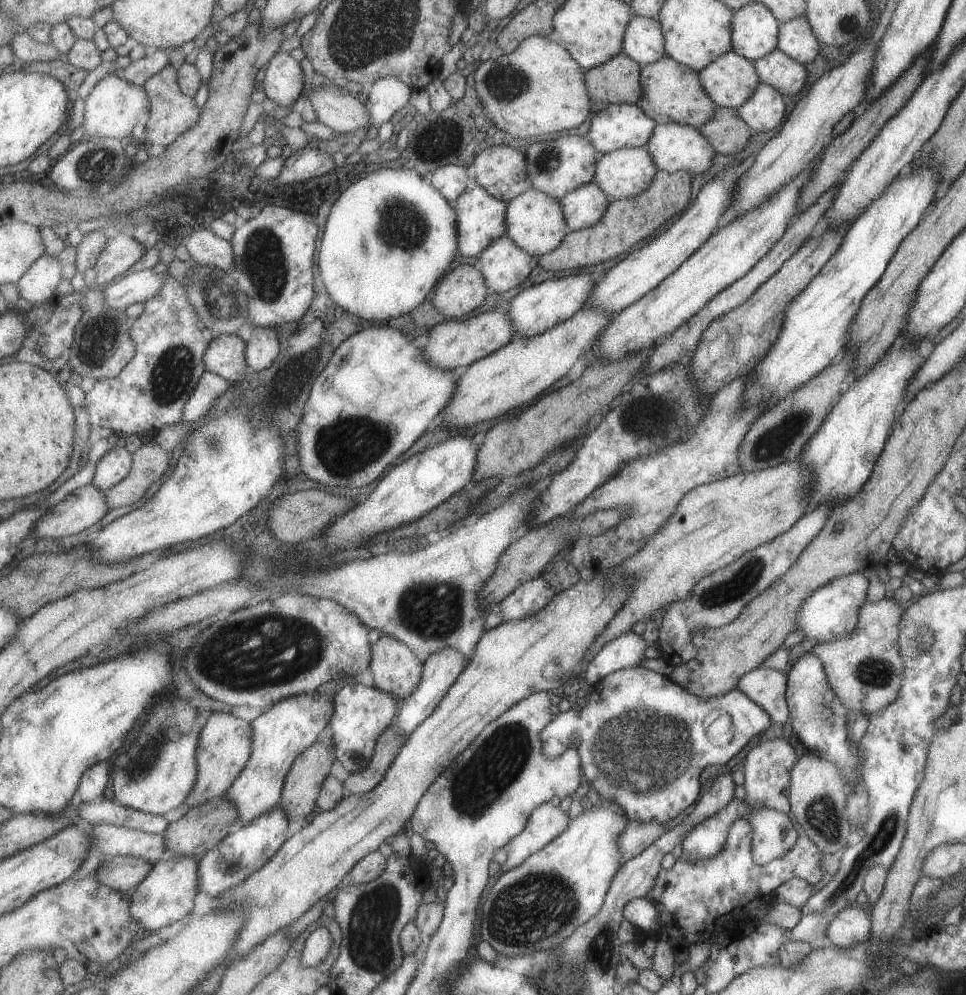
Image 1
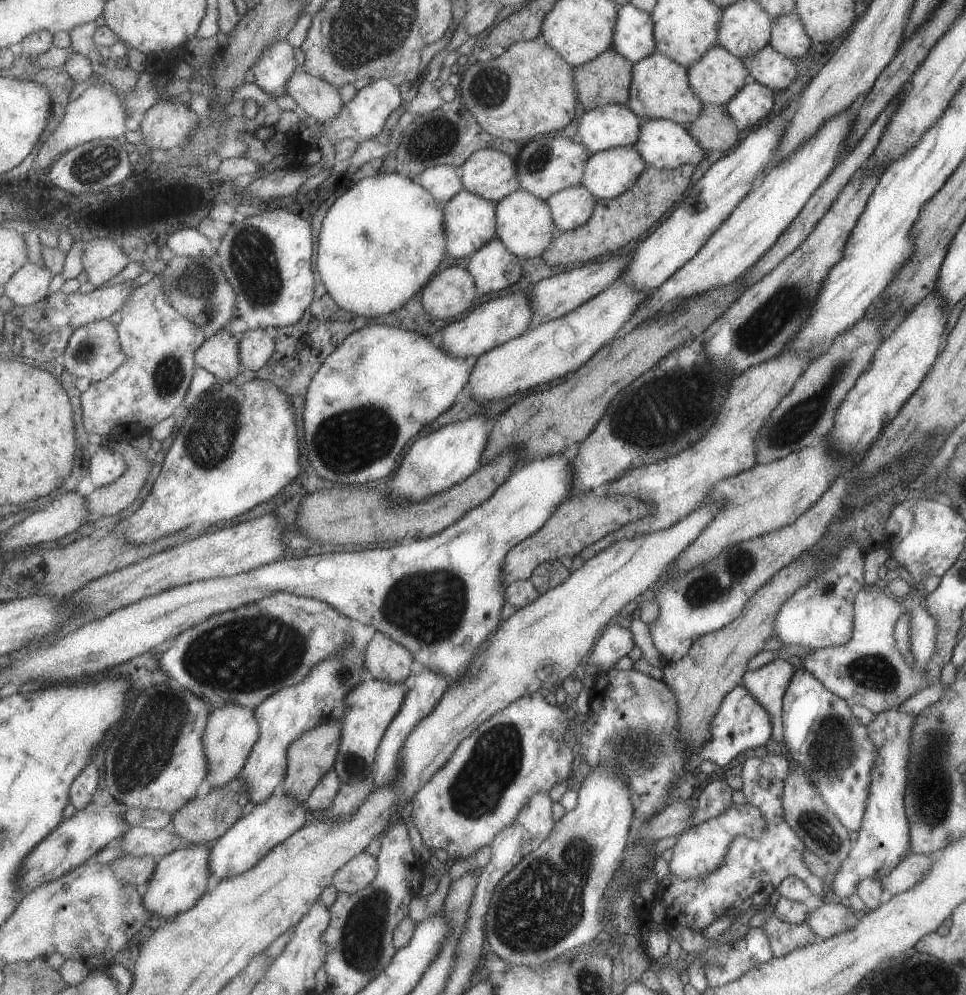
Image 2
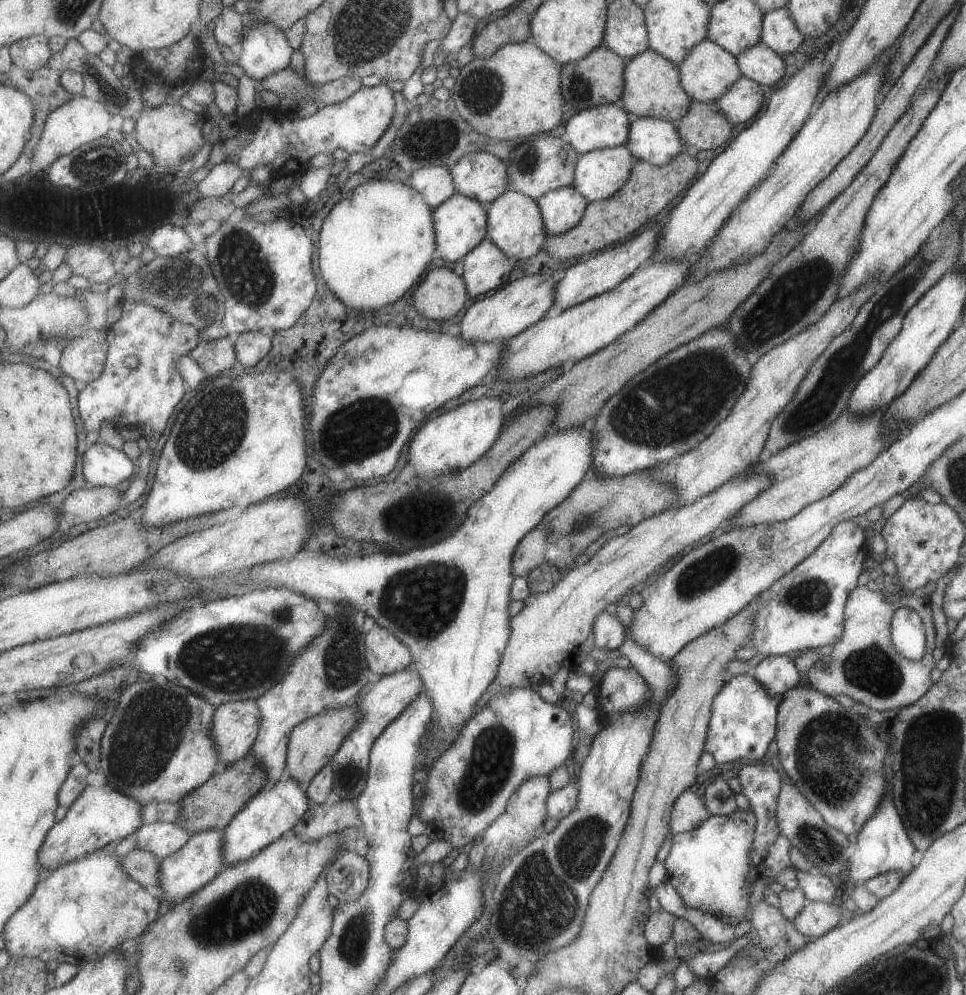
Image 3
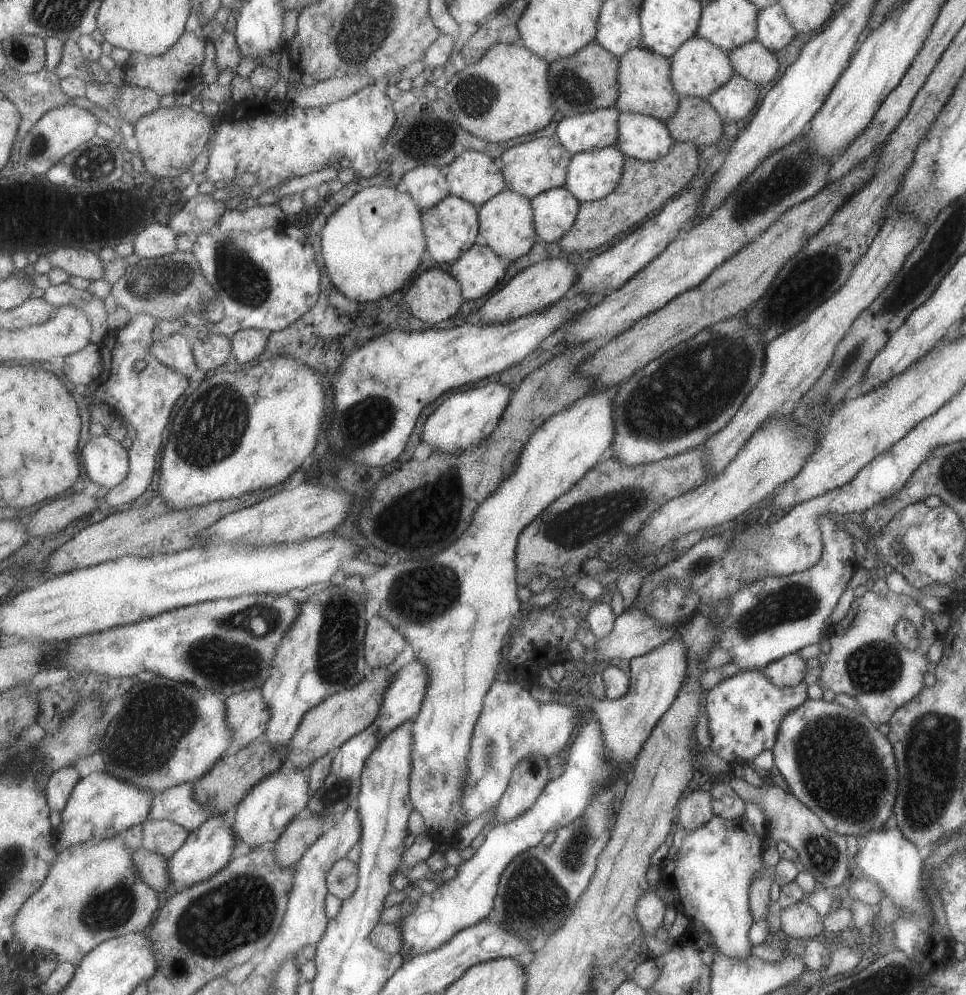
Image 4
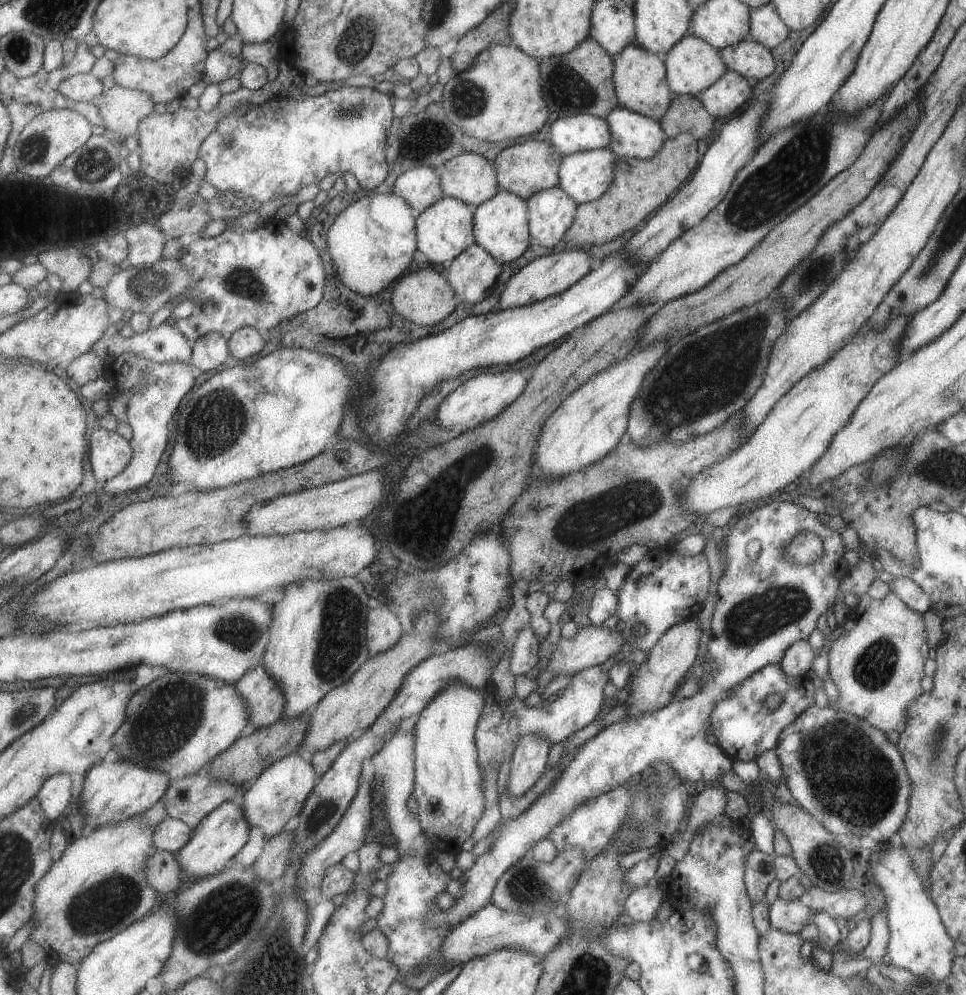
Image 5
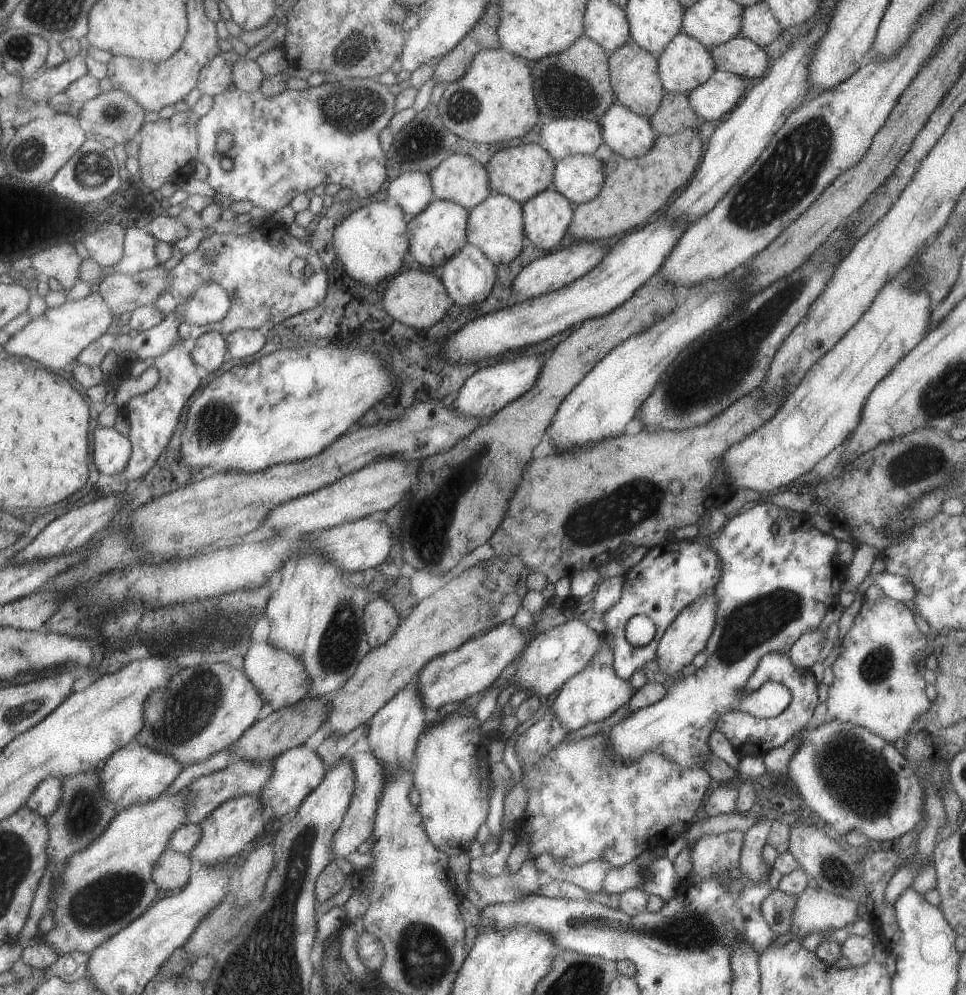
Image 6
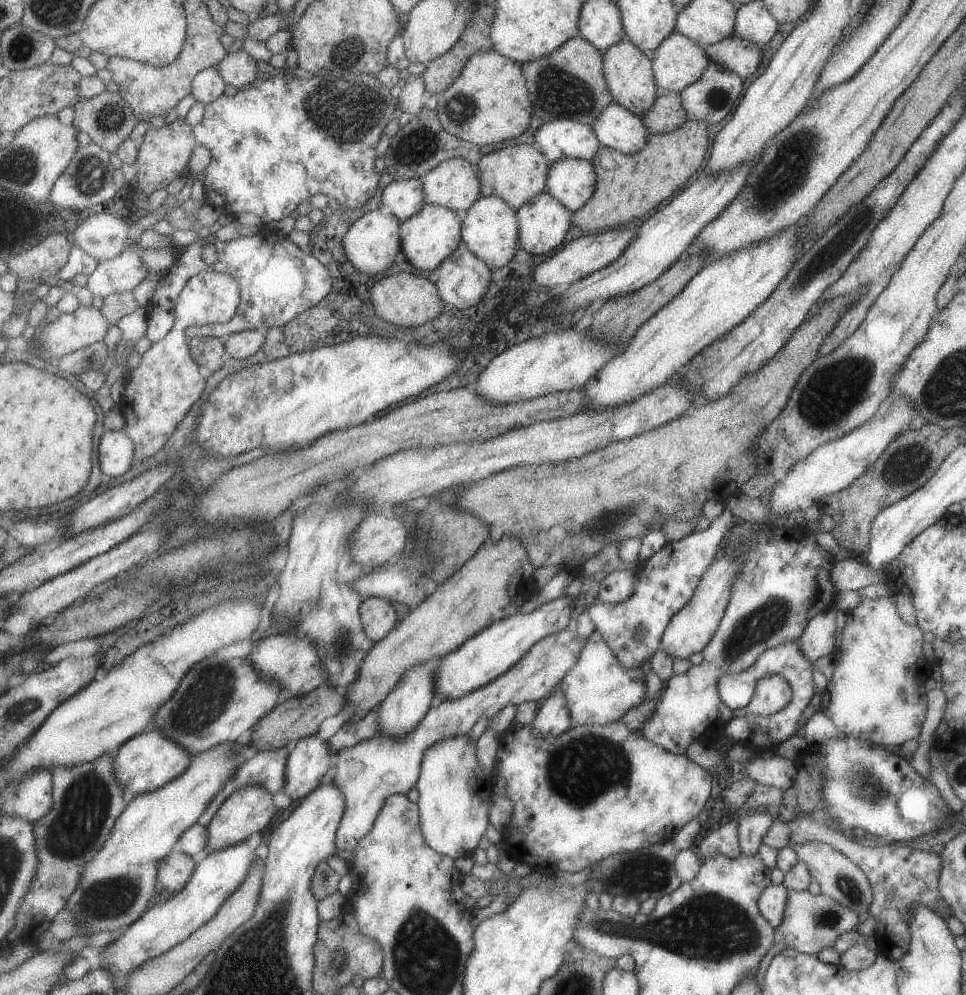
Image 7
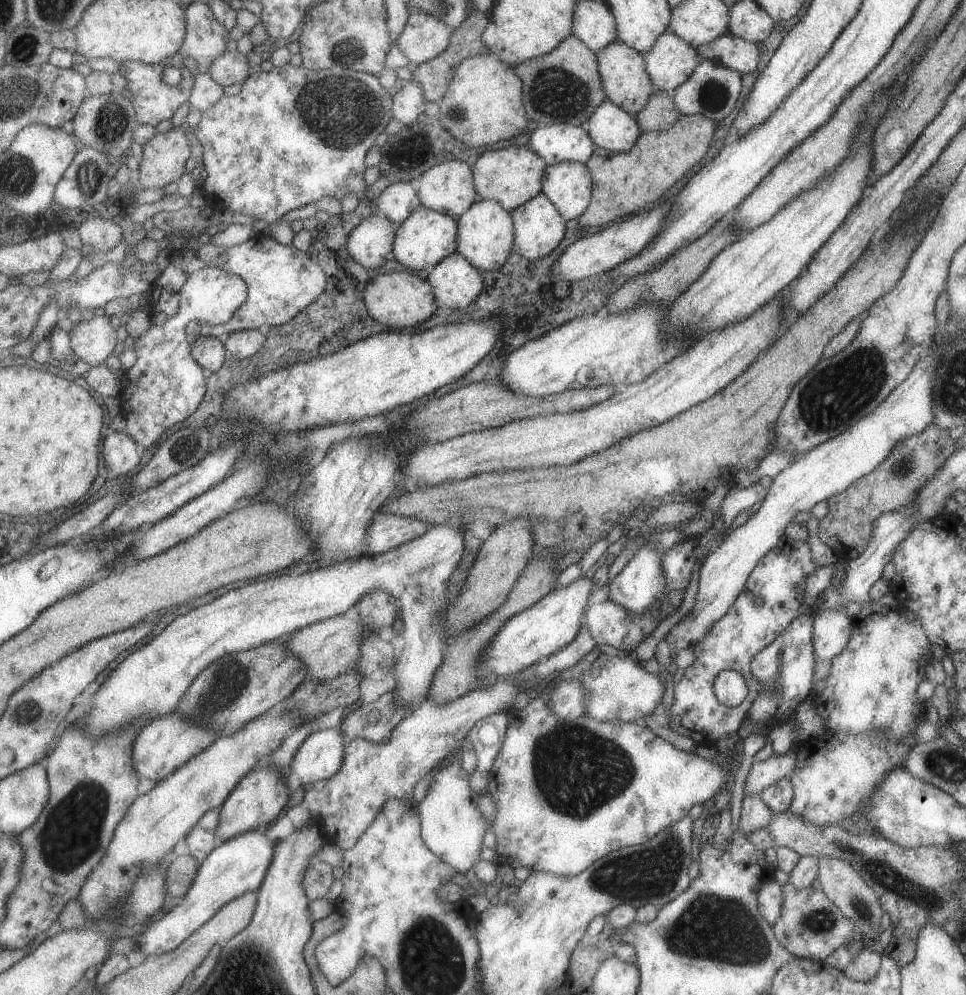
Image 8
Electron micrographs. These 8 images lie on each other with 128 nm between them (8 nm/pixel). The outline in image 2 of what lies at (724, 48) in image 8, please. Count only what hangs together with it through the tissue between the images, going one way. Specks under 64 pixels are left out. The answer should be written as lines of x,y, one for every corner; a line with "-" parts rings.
769,44
758,50
754,55
742,58
743,66
747,69
750,80
757,81
760,85
773,90
787,88
795,76
793,59
785,58

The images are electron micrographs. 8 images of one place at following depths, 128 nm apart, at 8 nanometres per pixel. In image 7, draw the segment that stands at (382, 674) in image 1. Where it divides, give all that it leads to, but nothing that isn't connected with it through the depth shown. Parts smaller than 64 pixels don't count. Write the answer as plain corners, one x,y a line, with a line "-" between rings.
370,596
363,601
360,611
369,638
376,643
395,630
400,622
397,620
397,610
393,608
389,599

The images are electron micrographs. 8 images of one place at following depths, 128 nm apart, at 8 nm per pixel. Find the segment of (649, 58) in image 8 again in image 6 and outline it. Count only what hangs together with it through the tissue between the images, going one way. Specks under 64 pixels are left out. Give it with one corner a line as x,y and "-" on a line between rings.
681,32
657,55
656,61
662,88
670,93
687,94
716,69
710,49

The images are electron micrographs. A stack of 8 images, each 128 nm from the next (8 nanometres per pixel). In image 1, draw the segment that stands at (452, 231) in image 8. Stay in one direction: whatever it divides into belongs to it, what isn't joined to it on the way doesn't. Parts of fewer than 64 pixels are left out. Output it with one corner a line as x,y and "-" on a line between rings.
473,178
469,188
455,203
460,230
460,252
463,256
479,256
496,240
508,234
508,202
493,196
484,186

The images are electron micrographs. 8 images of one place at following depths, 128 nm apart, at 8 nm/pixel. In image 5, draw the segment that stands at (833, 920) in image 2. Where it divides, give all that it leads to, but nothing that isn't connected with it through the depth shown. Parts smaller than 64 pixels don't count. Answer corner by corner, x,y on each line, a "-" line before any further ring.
777,897
768,908
770,926
794,935
811,921
812,912
799,899
785,900

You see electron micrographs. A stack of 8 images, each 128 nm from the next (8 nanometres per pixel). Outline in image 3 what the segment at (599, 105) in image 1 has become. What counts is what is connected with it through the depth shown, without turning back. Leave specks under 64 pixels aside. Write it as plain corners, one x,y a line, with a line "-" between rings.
599,46
580,61
562,65
562,88
565,90
566,102
575,108
575,112
618,102
624,92
624,63
620,55
608,47

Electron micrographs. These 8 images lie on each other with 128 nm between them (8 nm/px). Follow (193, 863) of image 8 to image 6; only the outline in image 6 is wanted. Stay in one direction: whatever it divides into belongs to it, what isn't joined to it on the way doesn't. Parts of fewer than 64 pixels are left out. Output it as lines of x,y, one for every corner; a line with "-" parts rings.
168,848
153,871
157,886
167,894
182,891
191,881
191,860
190,854

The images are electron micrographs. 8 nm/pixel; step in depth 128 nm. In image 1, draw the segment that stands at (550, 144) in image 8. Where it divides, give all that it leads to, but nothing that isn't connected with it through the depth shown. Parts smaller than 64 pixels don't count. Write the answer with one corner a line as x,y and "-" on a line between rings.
629,103
609,105
590,120
585,137
599,154
625,147
643,147
656,122
640,107

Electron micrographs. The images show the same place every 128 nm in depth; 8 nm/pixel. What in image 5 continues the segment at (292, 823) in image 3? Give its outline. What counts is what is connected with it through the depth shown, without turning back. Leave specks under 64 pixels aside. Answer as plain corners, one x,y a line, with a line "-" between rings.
299,754
289,755
275,762
268,769
265,769
265,772
244,792
244,802
241,804
241,808
244,810
248,823
251,827
261,828
266,840
275,835
280,835
284,832
285,824
293,816
299,816
302,813
304,804
307,802
309,795
315,790
318,781
318,774
313,763
303,760

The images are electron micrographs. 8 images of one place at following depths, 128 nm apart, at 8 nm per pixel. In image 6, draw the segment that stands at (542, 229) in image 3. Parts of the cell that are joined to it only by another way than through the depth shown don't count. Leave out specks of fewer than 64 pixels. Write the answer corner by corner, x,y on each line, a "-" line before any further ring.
494,192
487,200
470,211
468,220
468,242
477,245
496,263
511,264
526,245
524,204
505,193

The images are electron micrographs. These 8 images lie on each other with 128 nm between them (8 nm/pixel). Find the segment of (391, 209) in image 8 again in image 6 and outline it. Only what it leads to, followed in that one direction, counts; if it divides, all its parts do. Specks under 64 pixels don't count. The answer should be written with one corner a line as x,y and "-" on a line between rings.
405,172
392,180
388,188
390,204
401,206
409,217
417,216
437,200
430,173

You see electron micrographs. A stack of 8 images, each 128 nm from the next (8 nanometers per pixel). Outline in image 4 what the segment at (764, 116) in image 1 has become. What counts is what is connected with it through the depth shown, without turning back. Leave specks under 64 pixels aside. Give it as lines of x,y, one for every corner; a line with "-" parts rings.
733,73
723,86
707,96
706,102
727,123
749,116
757,106
757,96
757,85

